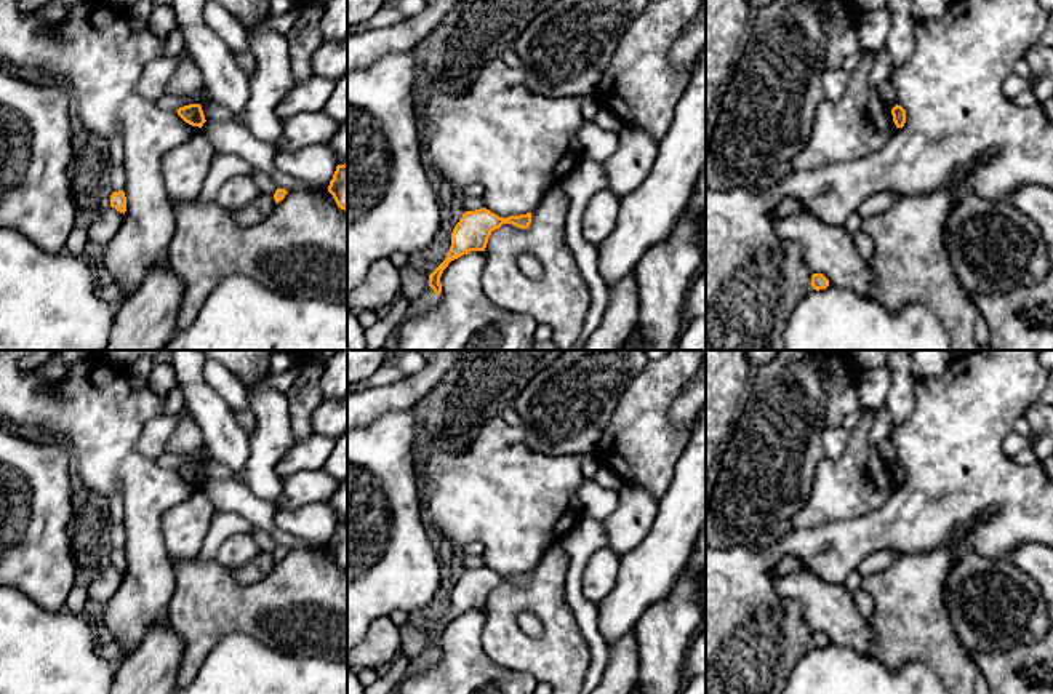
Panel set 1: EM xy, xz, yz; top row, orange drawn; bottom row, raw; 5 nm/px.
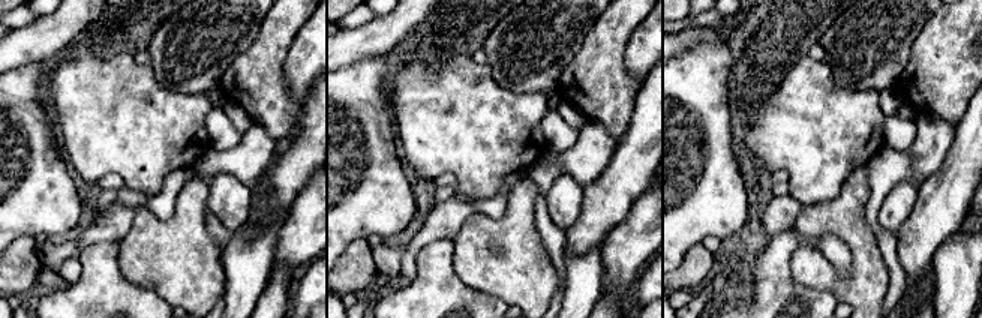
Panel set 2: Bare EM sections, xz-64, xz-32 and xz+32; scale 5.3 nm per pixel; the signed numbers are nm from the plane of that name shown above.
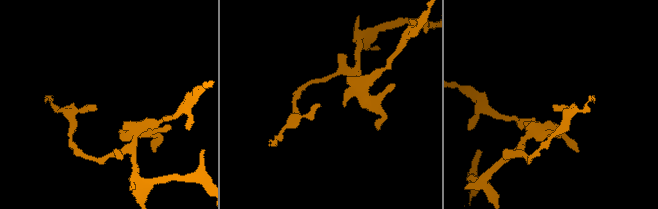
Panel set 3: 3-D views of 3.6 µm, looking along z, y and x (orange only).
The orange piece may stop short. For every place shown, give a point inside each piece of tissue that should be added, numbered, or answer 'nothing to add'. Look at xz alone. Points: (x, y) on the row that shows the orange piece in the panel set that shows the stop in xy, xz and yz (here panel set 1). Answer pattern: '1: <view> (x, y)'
nothing to add

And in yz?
nothing to add

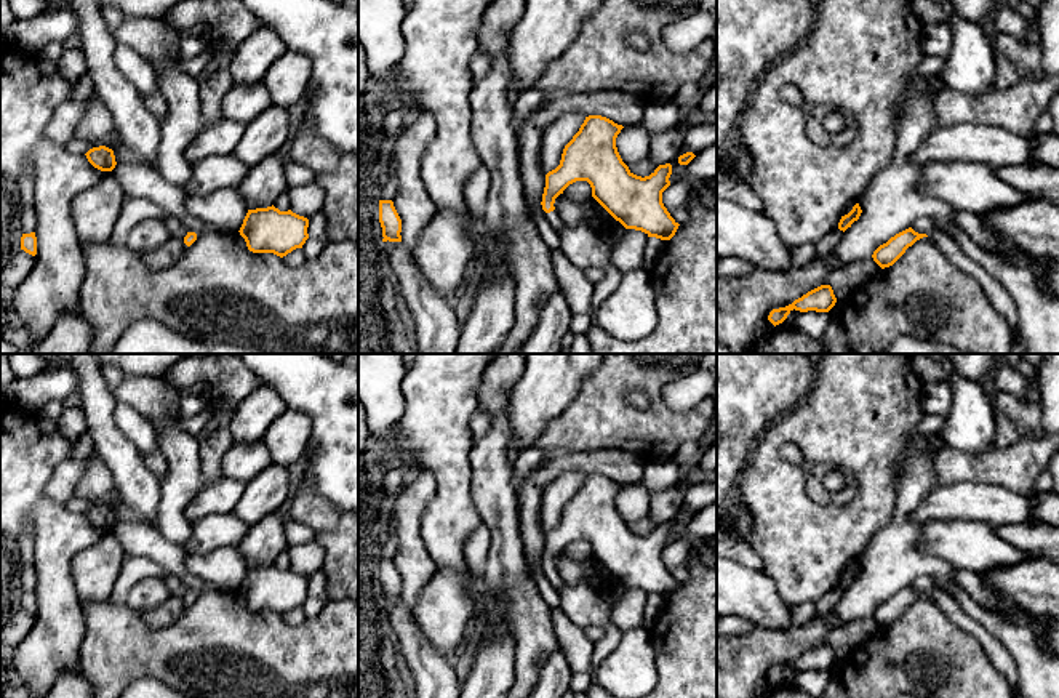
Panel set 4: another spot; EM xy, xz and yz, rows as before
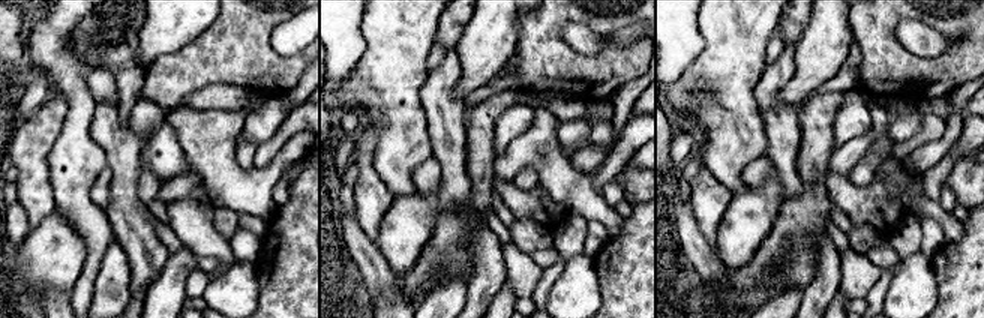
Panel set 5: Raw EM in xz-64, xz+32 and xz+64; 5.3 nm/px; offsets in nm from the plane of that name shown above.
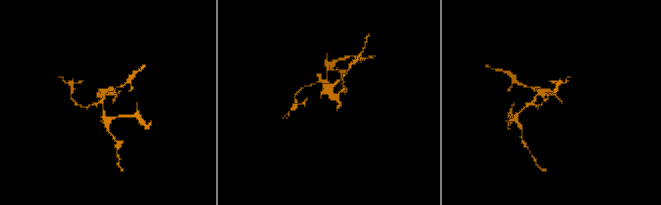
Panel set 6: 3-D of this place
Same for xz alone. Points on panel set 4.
1: xz (552, 216)

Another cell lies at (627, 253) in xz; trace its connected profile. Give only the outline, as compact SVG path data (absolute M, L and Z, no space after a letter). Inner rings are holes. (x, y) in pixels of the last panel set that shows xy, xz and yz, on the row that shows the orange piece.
M625 229L624 235L613 245L611 259L621 274L643 269L648 234Z

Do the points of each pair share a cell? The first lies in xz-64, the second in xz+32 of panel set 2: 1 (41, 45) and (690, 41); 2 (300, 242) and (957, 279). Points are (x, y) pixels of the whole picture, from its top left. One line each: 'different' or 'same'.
1: same
2: same

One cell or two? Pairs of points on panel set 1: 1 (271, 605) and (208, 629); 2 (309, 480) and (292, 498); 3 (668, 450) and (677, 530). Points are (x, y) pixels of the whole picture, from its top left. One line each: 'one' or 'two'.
1: one
2: one
3: two

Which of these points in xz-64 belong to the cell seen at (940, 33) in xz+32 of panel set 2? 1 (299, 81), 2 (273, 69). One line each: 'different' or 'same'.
1: different
2: same

